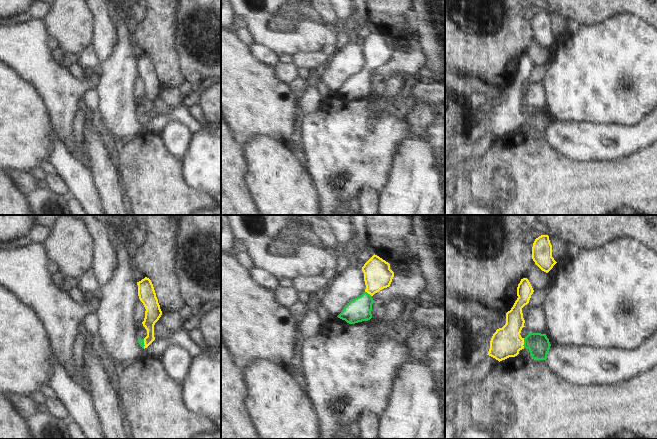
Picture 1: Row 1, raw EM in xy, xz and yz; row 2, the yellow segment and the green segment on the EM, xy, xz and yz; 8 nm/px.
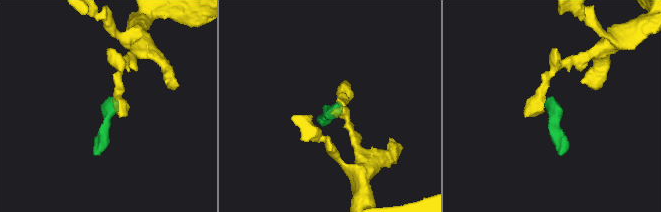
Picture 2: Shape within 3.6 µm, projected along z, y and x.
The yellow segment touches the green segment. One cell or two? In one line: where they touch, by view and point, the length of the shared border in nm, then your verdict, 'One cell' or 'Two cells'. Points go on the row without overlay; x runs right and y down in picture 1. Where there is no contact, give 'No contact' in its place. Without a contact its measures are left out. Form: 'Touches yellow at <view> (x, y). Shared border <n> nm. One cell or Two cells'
Touches yellow at yz (523, 119). Shared border 80 nm. One cell

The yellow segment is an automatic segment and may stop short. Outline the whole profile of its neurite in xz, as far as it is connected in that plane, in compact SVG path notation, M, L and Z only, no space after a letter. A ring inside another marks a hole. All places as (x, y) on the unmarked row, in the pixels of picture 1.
M373 31L362 43L365 68L351 76L337 92L349 100L368 97L372 94L371 86L374 76L372 72L390 62L394 48L390 40L377 31Z

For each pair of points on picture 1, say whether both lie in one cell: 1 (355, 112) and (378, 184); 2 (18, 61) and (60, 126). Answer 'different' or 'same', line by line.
1: same
2: same

